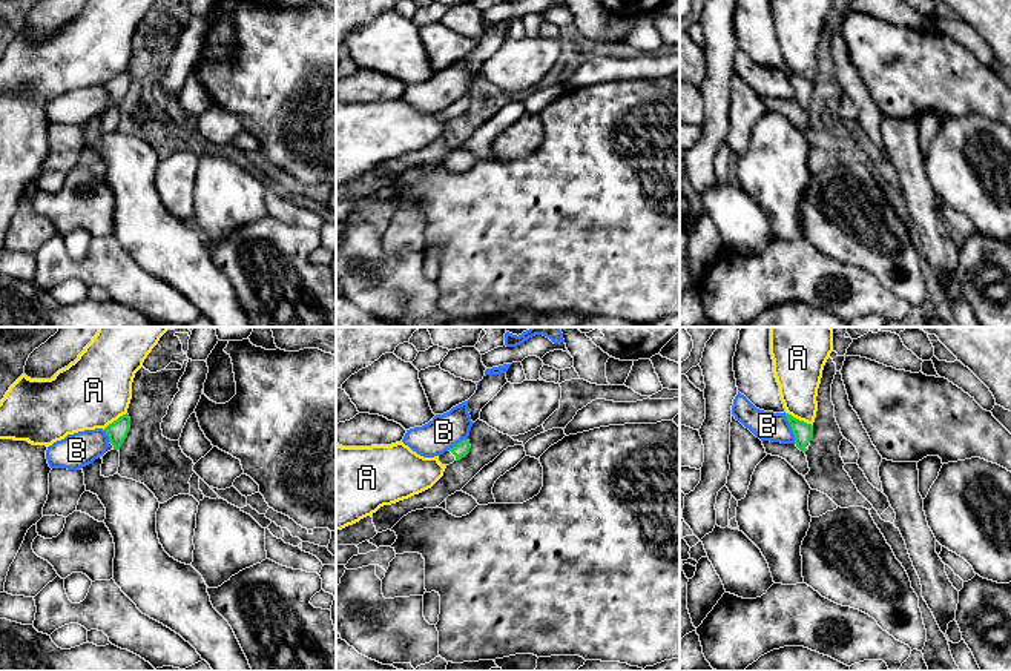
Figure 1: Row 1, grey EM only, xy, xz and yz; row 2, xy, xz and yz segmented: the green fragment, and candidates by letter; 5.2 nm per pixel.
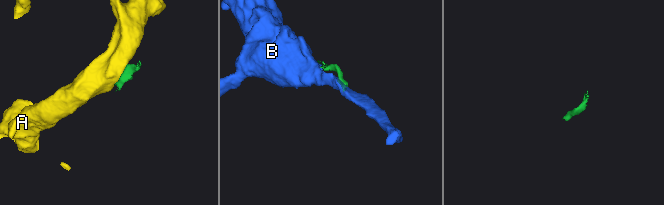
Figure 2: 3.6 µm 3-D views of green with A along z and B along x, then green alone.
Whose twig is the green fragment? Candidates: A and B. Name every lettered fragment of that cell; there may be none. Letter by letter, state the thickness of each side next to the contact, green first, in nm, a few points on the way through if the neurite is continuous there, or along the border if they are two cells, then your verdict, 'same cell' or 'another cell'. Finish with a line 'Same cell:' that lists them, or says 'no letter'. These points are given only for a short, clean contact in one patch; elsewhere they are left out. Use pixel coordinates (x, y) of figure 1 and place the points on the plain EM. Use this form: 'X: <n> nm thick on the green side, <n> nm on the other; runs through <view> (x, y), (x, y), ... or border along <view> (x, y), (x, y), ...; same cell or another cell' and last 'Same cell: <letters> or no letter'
A: 100 nm thick on the green side, 240 nm on the other; border along yz (784, 68), (810, 80); another cell
B: 100 nm thick on the green side, 160 nm on the other; another cell
Same cell: no letter

